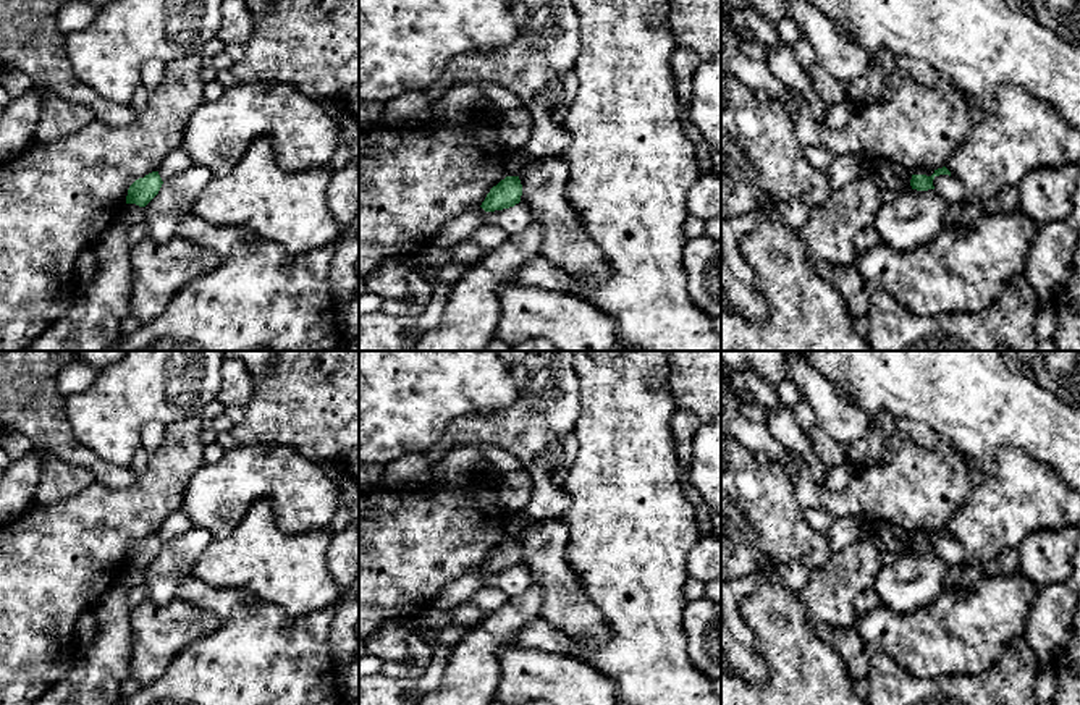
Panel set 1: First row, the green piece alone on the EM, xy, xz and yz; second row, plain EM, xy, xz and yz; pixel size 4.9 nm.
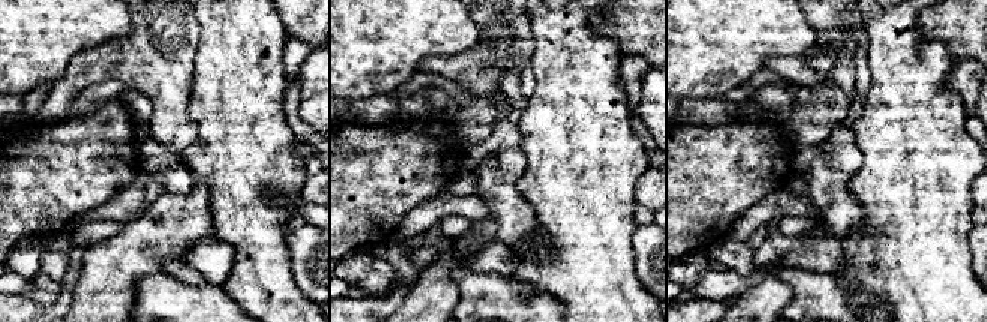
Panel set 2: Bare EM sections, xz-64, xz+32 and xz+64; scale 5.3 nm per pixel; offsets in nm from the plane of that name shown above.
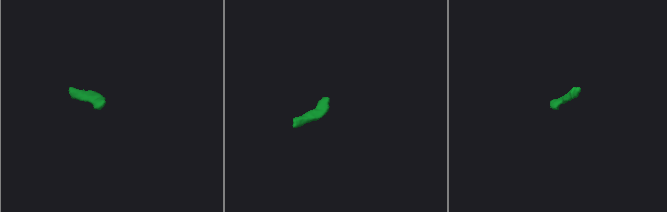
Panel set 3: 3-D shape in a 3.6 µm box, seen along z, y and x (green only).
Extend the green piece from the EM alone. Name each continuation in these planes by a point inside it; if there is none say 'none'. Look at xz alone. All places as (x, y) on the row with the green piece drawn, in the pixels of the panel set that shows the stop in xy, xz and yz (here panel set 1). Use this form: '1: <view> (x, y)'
1: xz (514, 219)

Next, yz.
1: yz (951, 189)

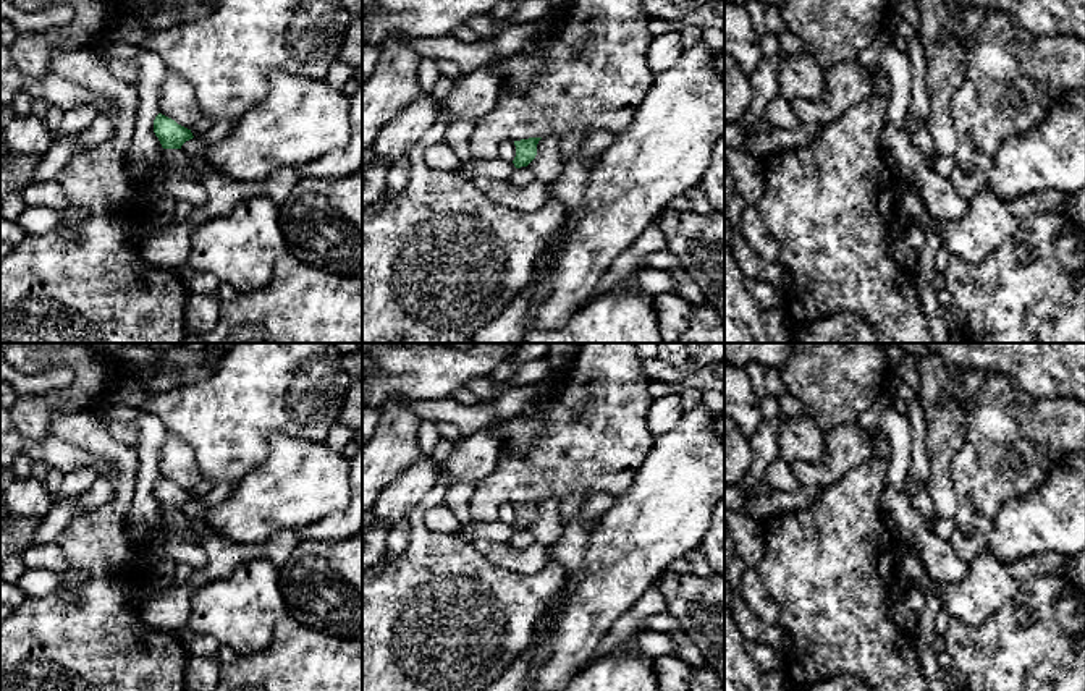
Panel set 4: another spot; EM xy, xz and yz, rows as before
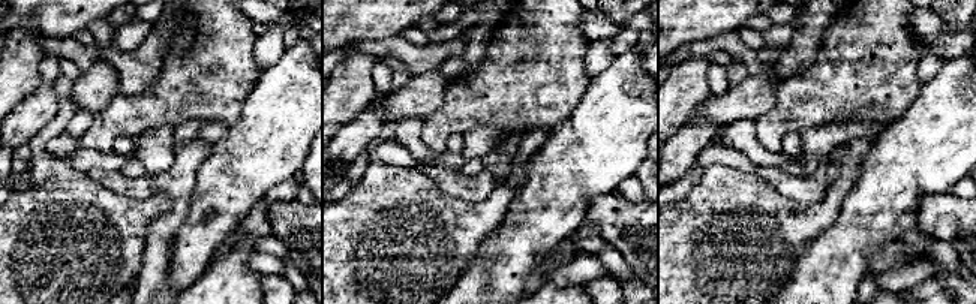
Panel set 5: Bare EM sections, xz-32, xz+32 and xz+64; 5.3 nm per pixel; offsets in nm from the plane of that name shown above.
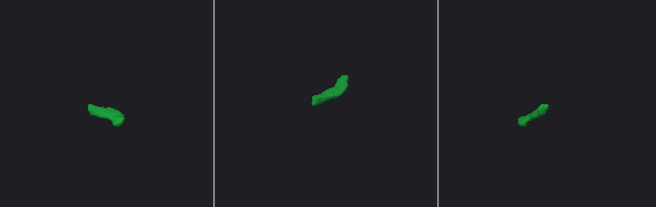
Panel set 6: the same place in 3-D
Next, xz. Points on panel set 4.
1: xz (497, 169)

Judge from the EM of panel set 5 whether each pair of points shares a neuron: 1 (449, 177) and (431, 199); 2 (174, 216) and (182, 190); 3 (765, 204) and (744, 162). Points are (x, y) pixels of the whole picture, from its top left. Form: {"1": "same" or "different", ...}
{"1": "different", "2": "same", "3": "different"}

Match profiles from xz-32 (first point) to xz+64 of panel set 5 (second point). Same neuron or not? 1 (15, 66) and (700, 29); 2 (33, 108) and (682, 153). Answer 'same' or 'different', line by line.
1: different
2: same

